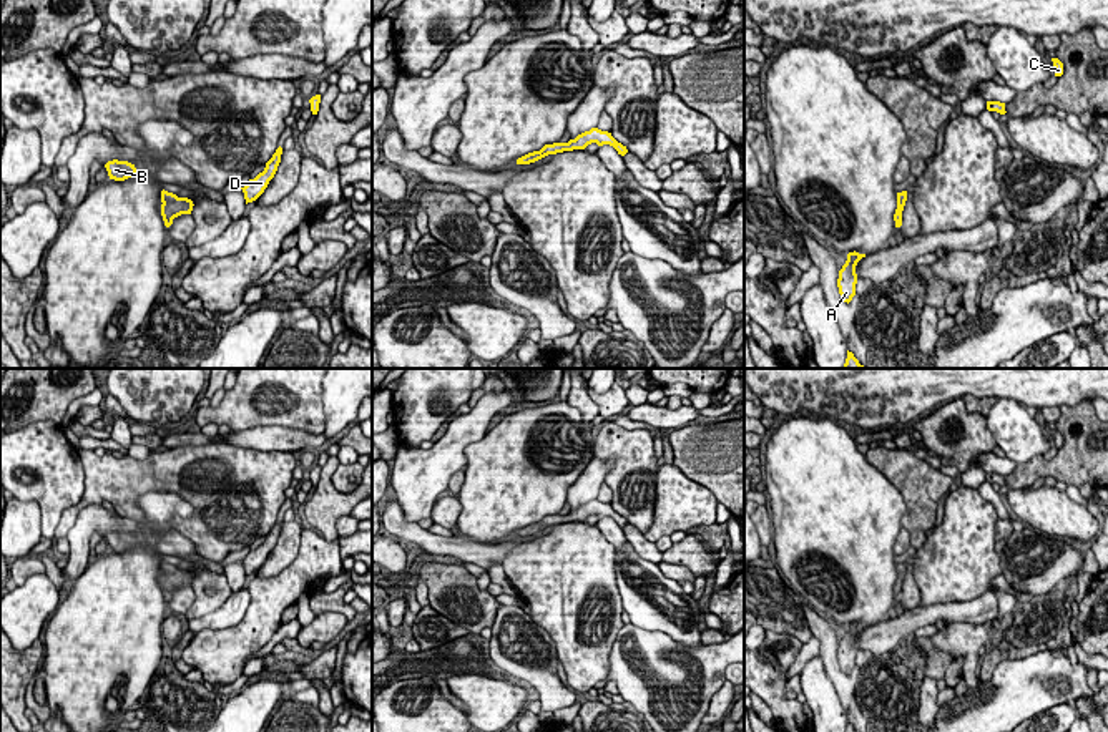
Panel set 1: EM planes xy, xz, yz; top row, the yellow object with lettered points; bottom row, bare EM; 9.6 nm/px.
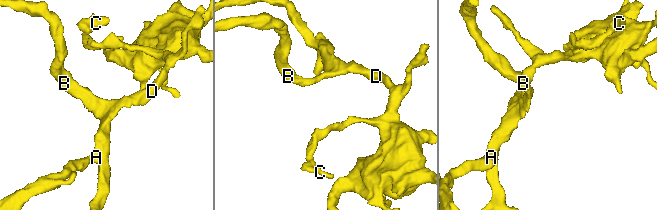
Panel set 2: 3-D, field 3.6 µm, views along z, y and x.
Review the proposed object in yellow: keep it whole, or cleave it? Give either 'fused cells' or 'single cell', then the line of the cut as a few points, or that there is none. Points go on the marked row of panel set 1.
single cell; no cut

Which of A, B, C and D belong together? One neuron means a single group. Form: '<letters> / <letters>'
A B C D

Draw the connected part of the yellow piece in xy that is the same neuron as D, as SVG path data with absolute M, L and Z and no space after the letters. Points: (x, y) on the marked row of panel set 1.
M279 146L272 158L266 163L262 173L259 173L254 179L249 179L243 189L246 204L256 201L264 189L267 188L269 181L274 178L277 166L281 163L282 148Z

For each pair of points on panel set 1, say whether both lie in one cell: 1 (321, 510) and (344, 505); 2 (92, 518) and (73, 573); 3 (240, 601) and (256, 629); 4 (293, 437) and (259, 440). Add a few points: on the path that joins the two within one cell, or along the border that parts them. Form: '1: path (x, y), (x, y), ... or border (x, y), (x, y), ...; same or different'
1: path (326, 507), (339, 505); same
2: path (82, 531), (78, 536), (78, 560); same
3: border (248, 588), (245, 616), (210, 628); different
4: path (284, 439), (268, 439); same

